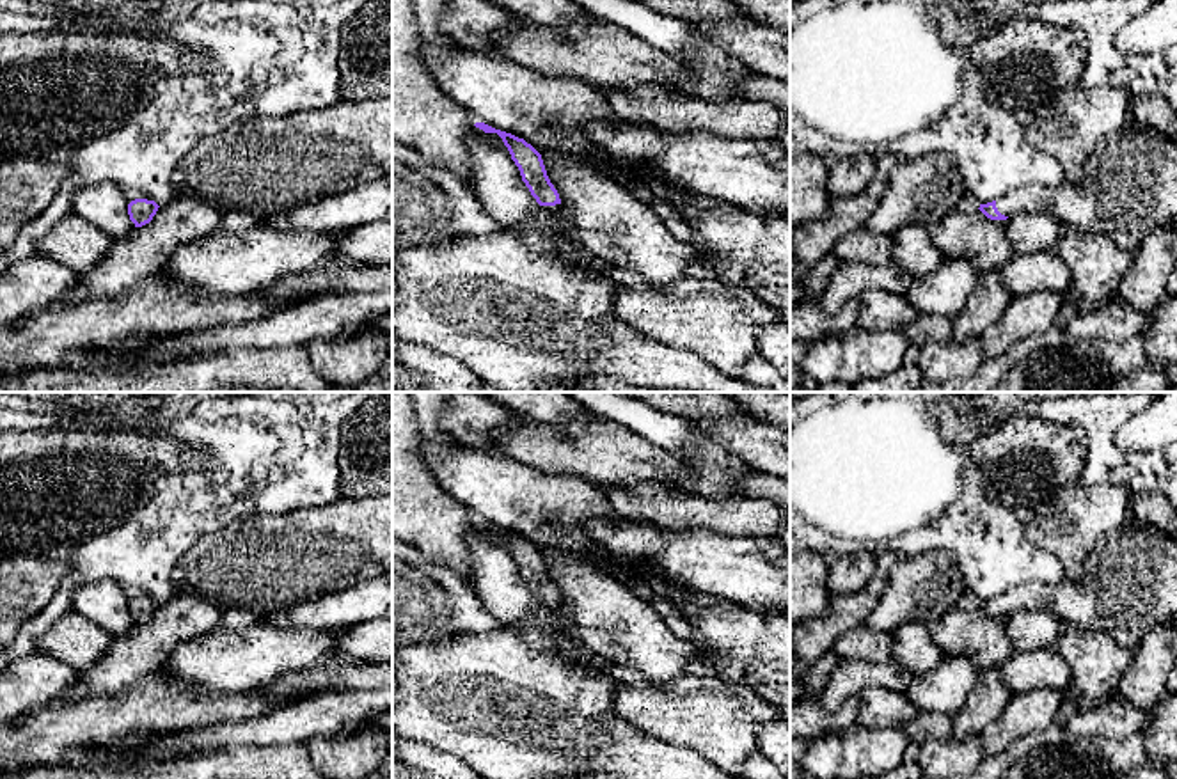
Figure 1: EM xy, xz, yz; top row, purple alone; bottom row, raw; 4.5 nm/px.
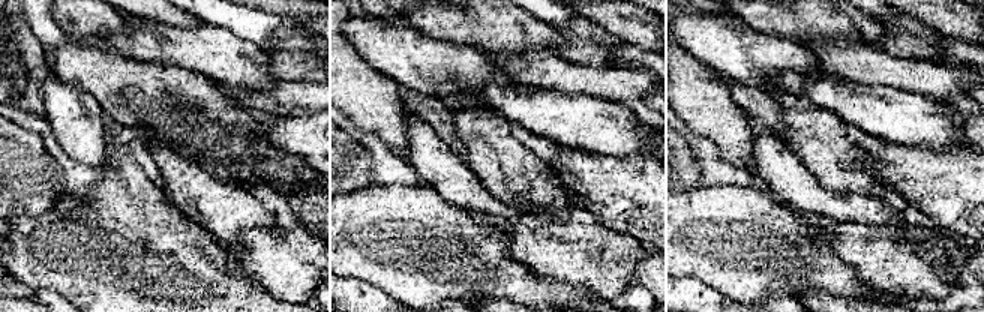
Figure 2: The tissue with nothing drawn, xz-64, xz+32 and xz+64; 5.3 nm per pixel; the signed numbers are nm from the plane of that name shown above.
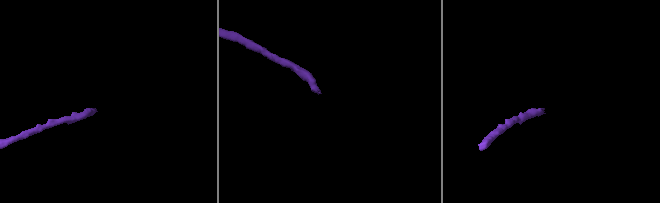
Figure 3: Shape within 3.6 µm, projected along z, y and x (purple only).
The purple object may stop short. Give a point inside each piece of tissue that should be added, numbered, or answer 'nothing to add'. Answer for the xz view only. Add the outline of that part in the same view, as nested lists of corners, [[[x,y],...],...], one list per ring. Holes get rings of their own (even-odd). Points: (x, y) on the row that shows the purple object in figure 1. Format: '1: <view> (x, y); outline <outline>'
1: xz (567, 233); outline [[[556,204],[556,206],[541,206],[541,208],[543,208],[543,211],[547,211],[549,215],[552,215],[556,218],[557,229],[559,229],[559,243],[563,247],[581,245],[575,229],[568,224],[568,220],[565,218],[565,215],[561,211],[561,204]]]

